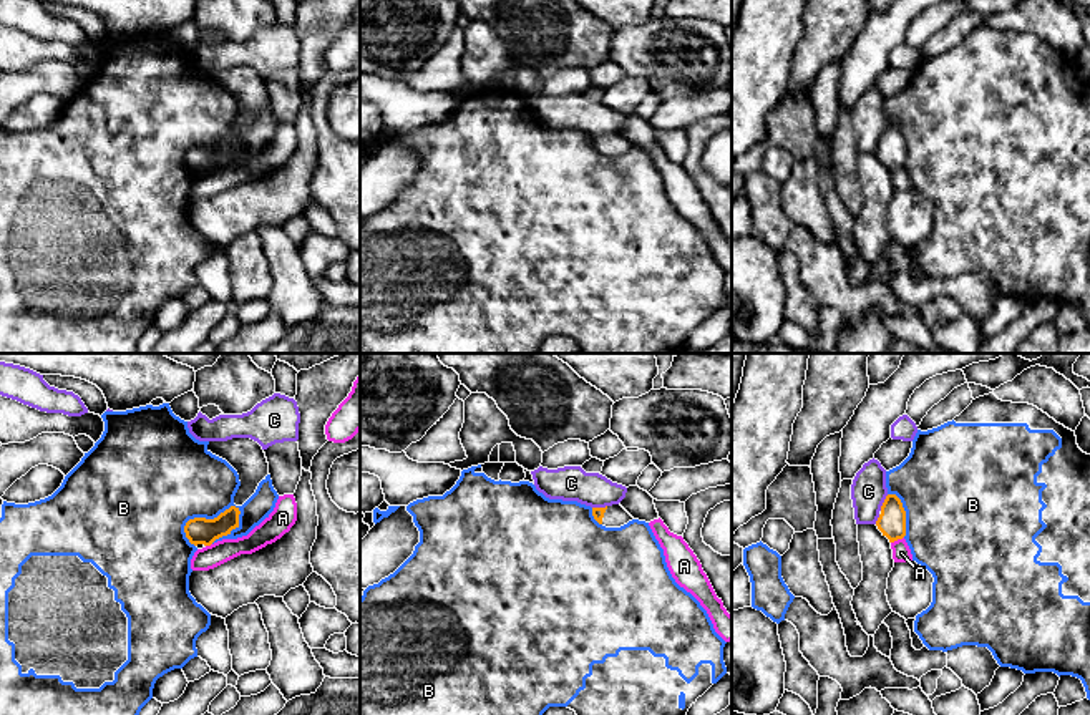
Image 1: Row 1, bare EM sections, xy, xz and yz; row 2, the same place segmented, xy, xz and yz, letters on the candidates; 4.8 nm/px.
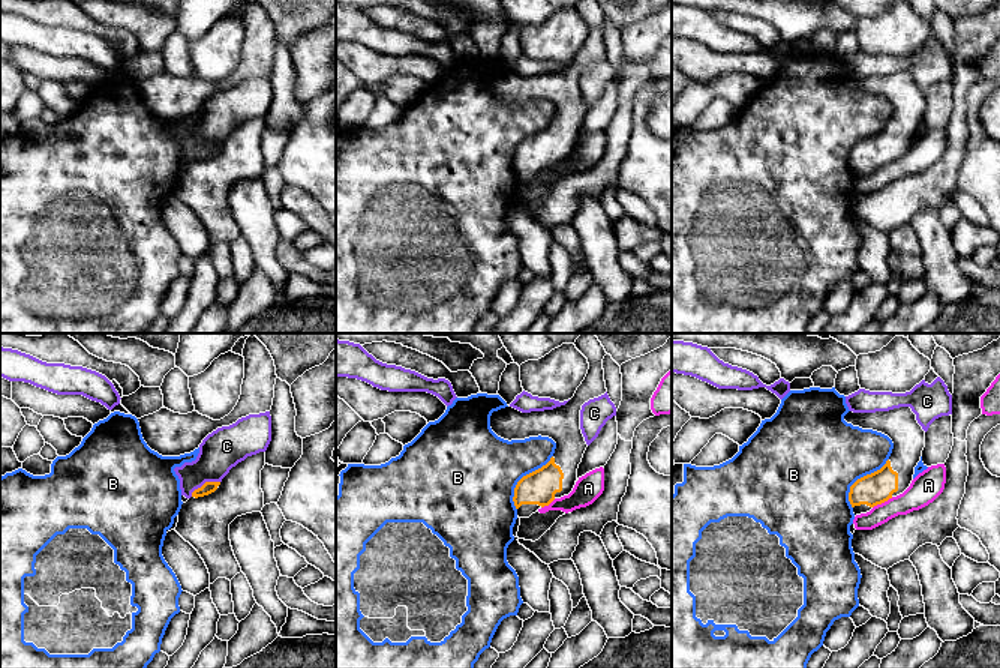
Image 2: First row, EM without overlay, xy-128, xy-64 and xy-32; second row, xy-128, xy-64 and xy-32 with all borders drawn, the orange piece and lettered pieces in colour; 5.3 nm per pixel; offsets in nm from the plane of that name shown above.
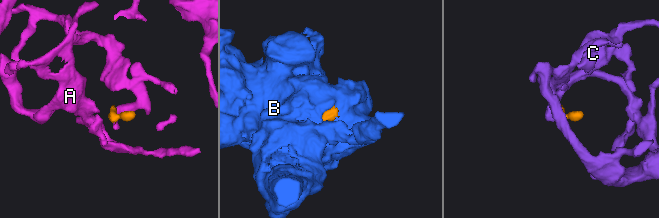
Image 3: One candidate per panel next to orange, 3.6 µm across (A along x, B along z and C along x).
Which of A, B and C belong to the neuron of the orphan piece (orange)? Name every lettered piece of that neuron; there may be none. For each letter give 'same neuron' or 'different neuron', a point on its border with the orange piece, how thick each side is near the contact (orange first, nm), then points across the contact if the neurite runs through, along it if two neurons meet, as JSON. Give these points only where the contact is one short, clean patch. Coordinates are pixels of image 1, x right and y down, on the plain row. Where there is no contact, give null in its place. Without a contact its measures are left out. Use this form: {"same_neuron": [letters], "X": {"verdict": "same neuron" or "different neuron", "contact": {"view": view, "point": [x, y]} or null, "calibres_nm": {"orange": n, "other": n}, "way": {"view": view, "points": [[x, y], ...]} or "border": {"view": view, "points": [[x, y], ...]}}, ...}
{"same_neuron": [], "A": {"verdict": "different neuron", "contact": {"view": "yz", "point": [896, 168]}, "calibres_nm": {"orange": 140, "other": 90}, "border": {"view": "yz", "points": [[903, 165], [891, 171]]}}, "B": {"verdict": "different neuron", "contact": {"view": "xy", "point": [209, 148]}, "calibres_nm": {"orange": 130, "other": 400}}, "C": {"verdict": "different neuron", "contact": {"view": "yz", "point": [883, 131]}, "calibres_nm": {"orange": 140, "other": 180}, "border": {"view": "yz", "points": [[888, 123], [880, 138]]}}}

